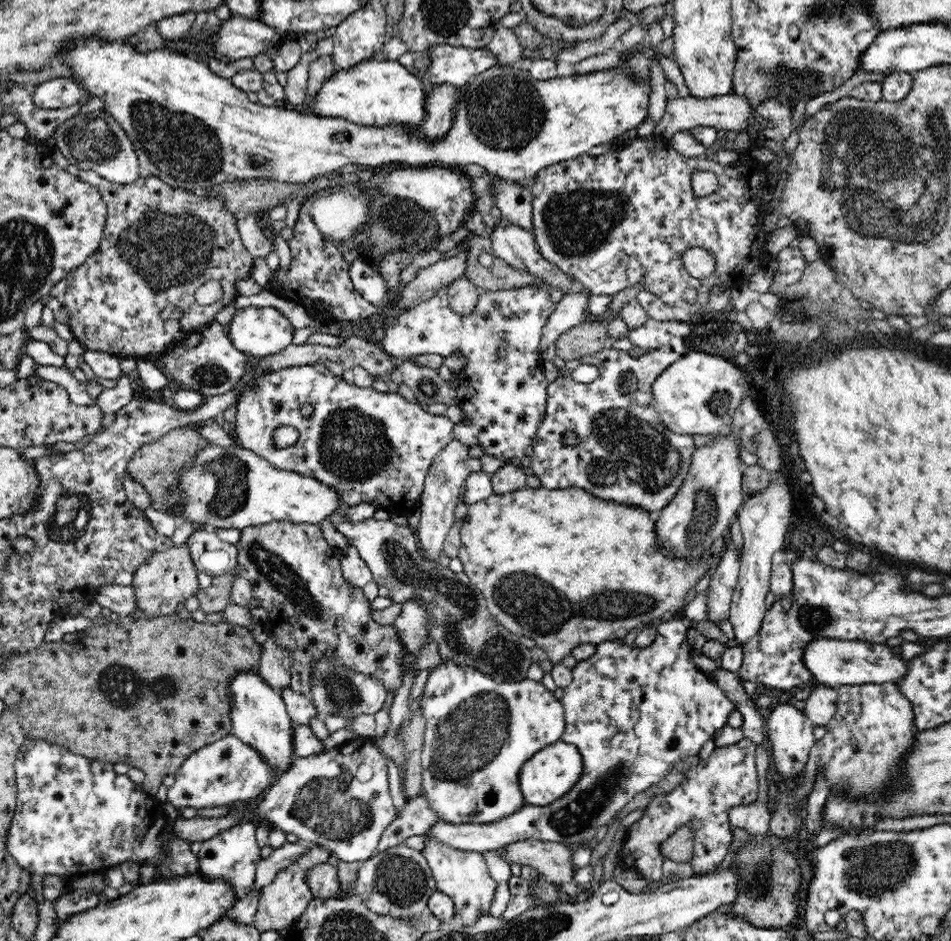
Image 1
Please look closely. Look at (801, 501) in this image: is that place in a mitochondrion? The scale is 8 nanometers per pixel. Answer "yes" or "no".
no

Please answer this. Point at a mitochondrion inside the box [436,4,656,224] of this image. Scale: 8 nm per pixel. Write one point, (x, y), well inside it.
(508, 113)

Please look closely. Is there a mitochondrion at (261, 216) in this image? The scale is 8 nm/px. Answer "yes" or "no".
no

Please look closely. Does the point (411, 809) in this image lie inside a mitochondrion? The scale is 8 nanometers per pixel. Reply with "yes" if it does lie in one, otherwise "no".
no

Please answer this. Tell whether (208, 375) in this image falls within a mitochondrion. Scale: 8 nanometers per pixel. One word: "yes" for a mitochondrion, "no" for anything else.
yes

